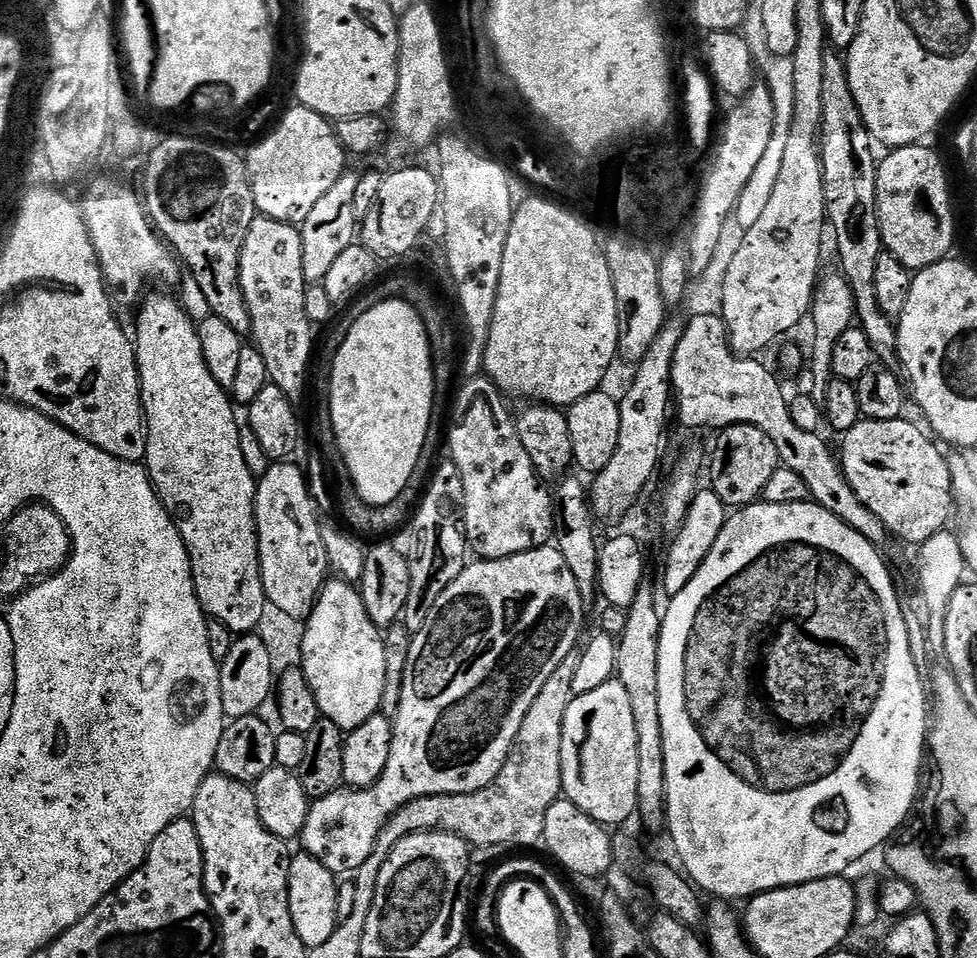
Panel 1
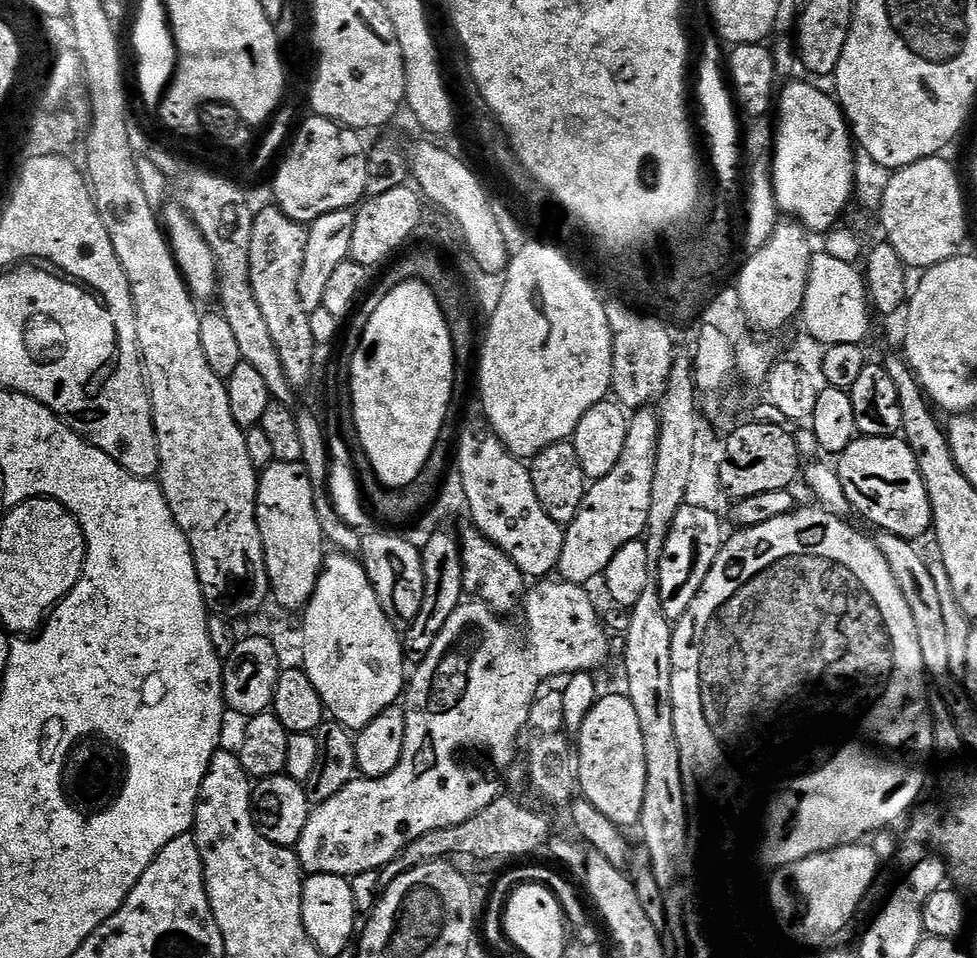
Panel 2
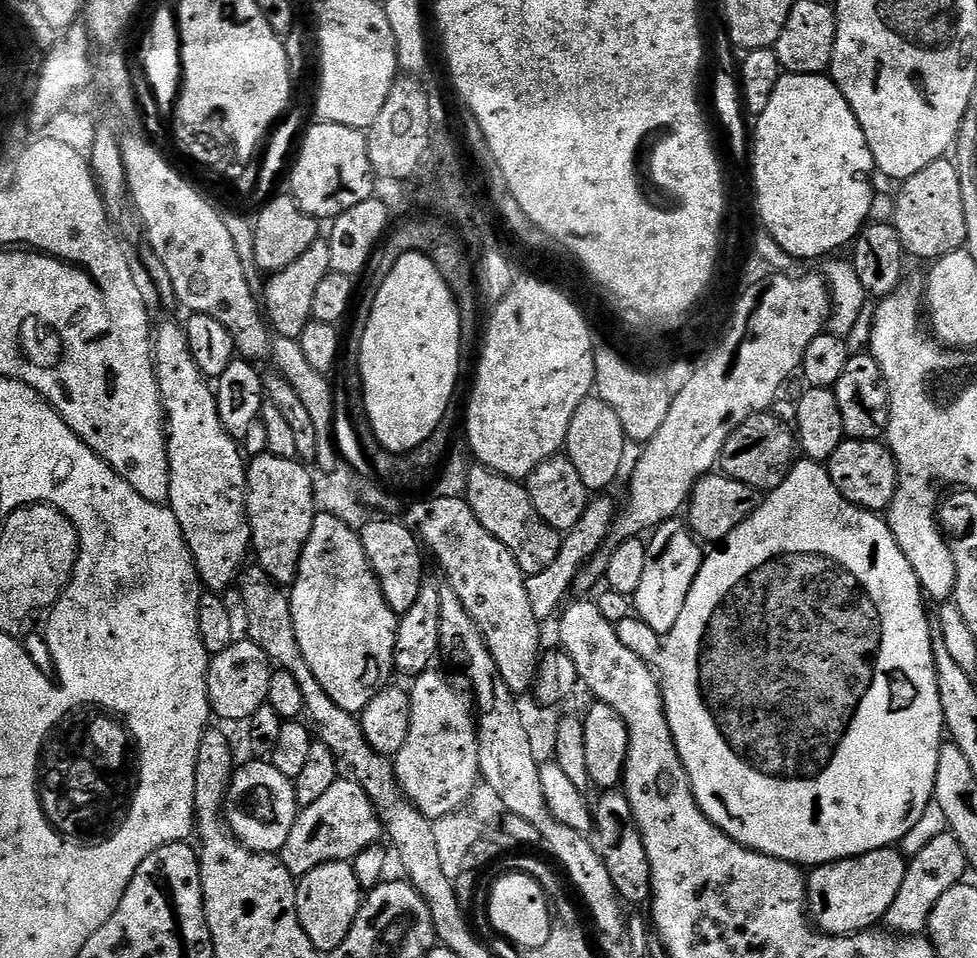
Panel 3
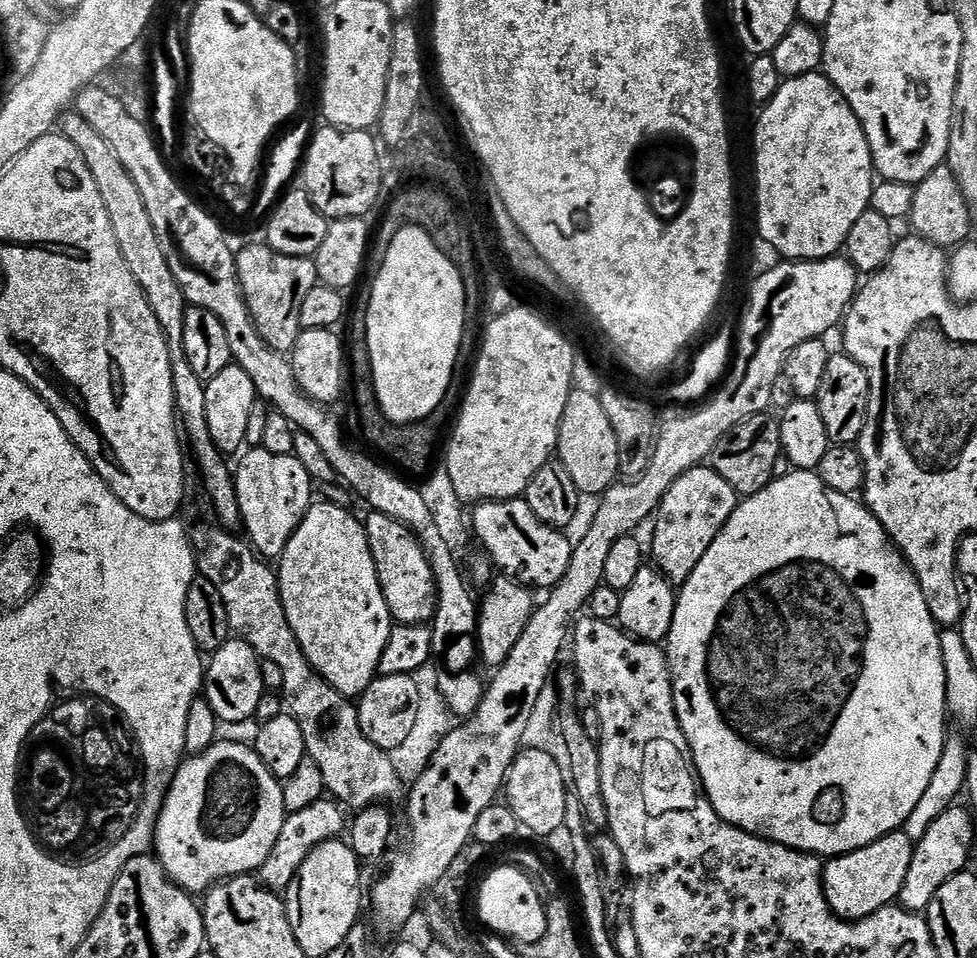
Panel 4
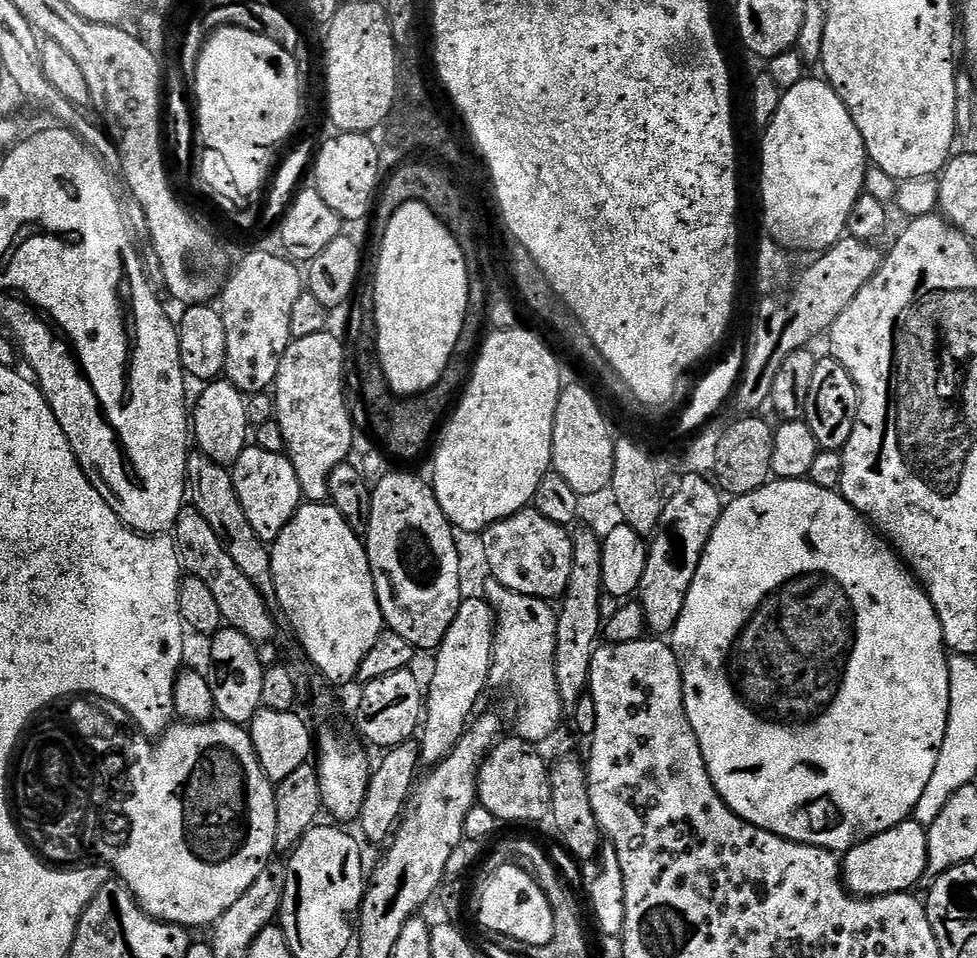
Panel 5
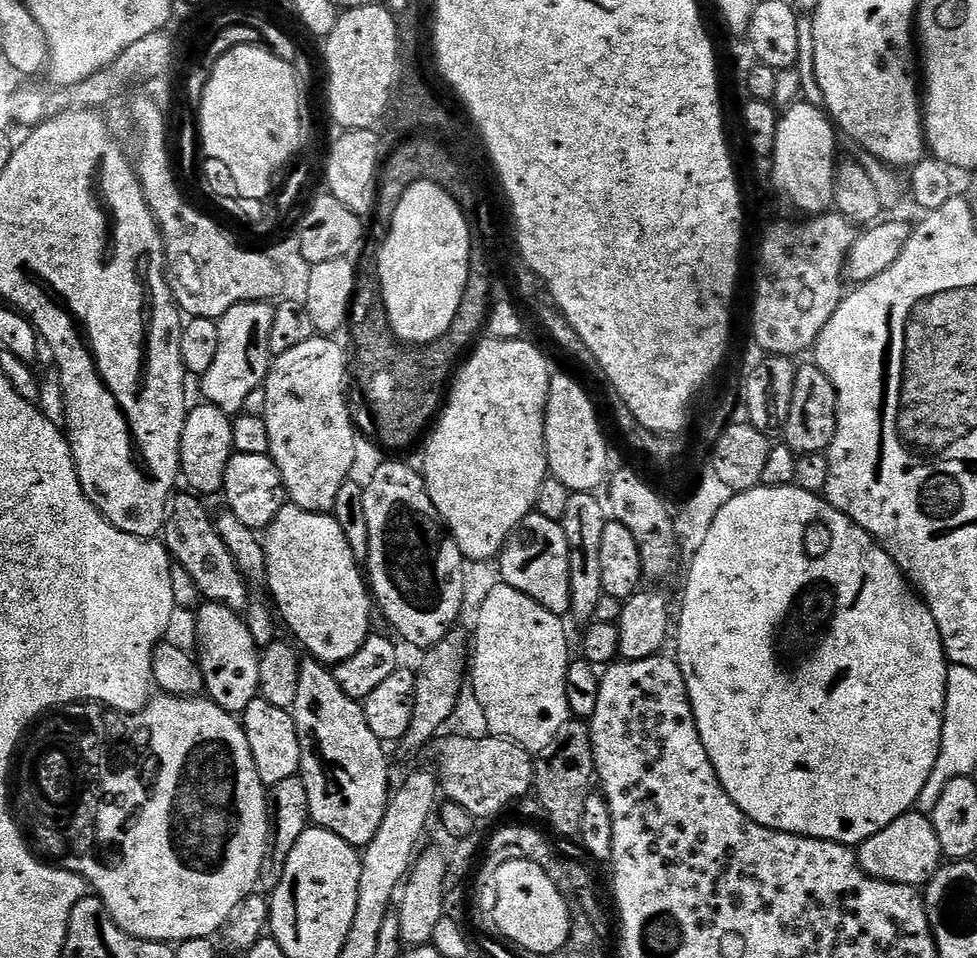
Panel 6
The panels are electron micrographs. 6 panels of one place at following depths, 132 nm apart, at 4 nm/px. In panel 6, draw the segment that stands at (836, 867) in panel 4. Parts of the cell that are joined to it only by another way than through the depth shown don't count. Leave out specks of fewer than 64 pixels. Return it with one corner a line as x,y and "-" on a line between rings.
913,810
902,813
897,820
890,822
890,826
886,826
878,834
874,834
863,844
859,845
858,859
861,870
874,880
888,880
891,884
924,886
932,879
937,868
941,867
942,853
938,846
938,836
934,834
934,826
931,819
925,813

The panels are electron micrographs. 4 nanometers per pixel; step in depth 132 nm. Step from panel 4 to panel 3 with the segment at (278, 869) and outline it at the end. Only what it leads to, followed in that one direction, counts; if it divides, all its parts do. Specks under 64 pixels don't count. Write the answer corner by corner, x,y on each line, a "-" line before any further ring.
337,778
334,786
330,786
330,790
326,790
318,802
297,815
290,830
290,838
286,838
278,855
290,874
299,878
323,864
333,864
336,860
355,860
363,848
373,847
379,841
376,839
381,839
381,836
382,821
362,786
352,780

